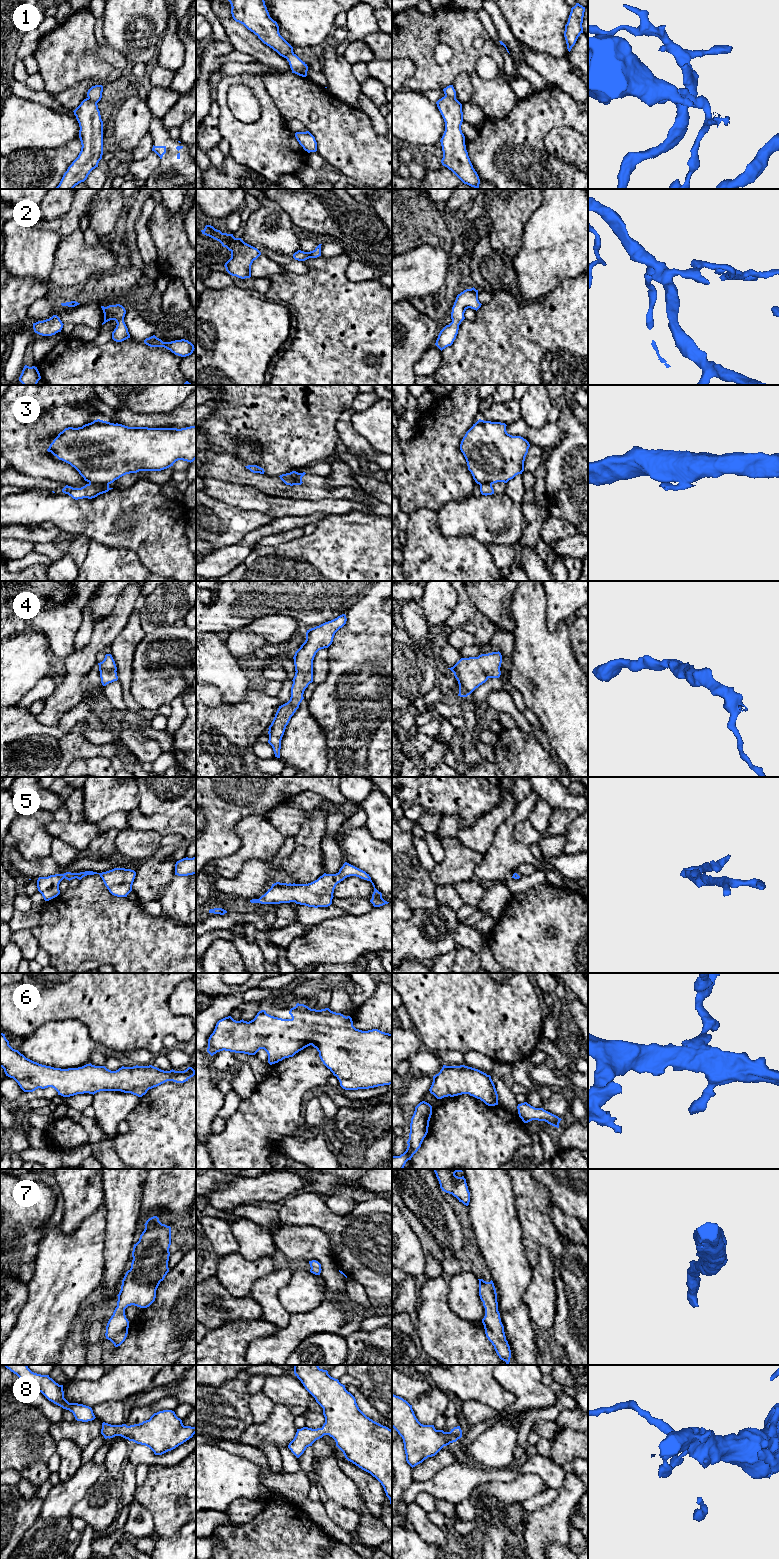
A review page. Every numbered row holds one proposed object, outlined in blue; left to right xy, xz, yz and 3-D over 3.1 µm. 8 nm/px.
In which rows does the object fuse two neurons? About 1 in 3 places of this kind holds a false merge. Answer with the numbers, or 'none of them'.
1, 3

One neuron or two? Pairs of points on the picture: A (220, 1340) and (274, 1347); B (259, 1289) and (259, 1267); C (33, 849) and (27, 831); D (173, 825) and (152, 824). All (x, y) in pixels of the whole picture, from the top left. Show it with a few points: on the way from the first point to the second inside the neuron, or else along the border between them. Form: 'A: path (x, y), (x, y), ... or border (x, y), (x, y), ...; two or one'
A: border (271, 1335), (255, 1339), (248, 1346), (245, 1354); two
B: border (278, 1265), (268, 1274), (258, 1278), (248, 1295); two
C: path (33, 845), (33, 840), (29, 835); one
D: path (168, 826), (157, 824); one

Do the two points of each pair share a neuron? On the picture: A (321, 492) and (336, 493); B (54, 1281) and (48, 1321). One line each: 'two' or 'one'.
A: one
B: one

